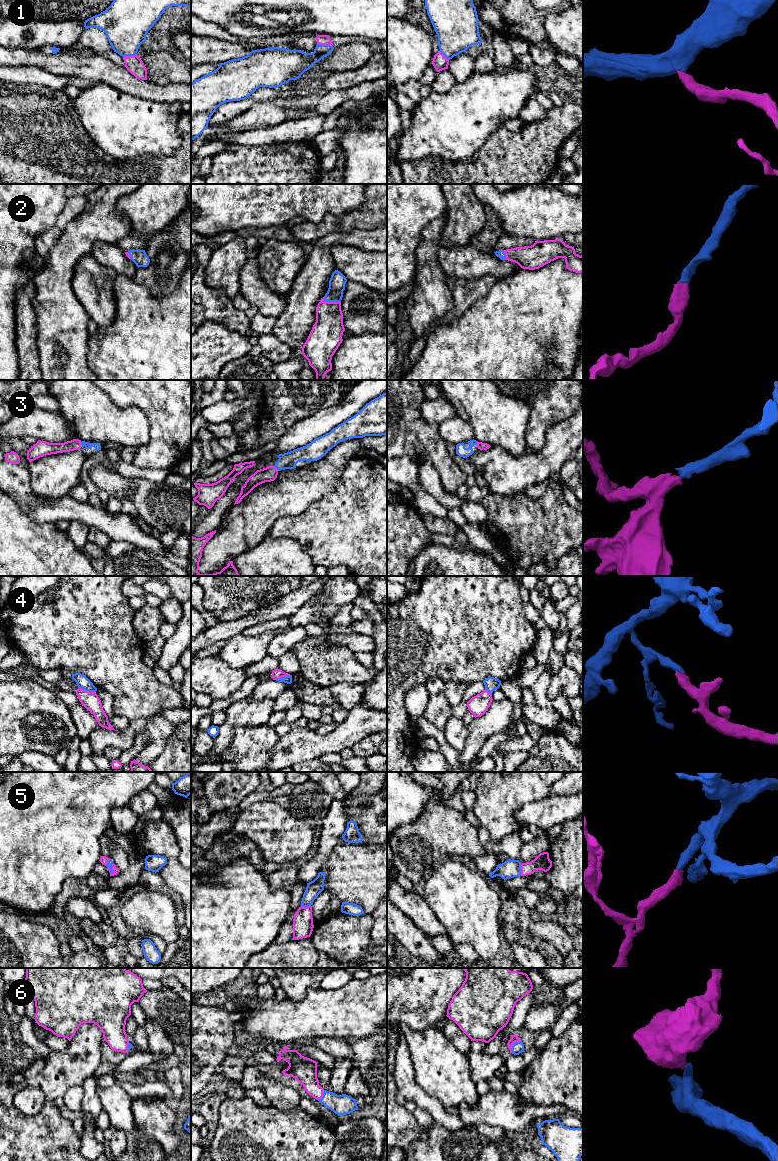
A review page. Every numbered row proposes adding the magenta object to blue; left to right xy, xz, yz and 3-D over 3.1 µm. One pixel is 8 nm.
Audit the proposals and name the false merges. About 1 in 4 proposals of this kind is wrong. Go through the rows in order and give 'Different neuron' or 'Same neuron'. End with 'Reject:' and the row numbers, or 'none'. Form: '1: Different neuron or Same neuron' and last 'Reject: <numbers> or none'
1: Same neuron
2: Same neuron
3: Same neuron
4: Different neuron
5: Same neuron
6: Same neuron
Reject: 4

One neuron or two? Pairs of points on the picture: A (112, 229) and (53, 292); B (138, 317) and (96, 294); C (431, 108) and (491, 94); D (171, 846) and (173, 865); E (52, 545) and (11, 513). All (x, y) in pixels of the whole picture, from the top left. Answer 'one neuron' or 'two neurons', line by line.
A: one neuron
B: two neurons
C: one neuron
D: two neurons
E: one neuron

